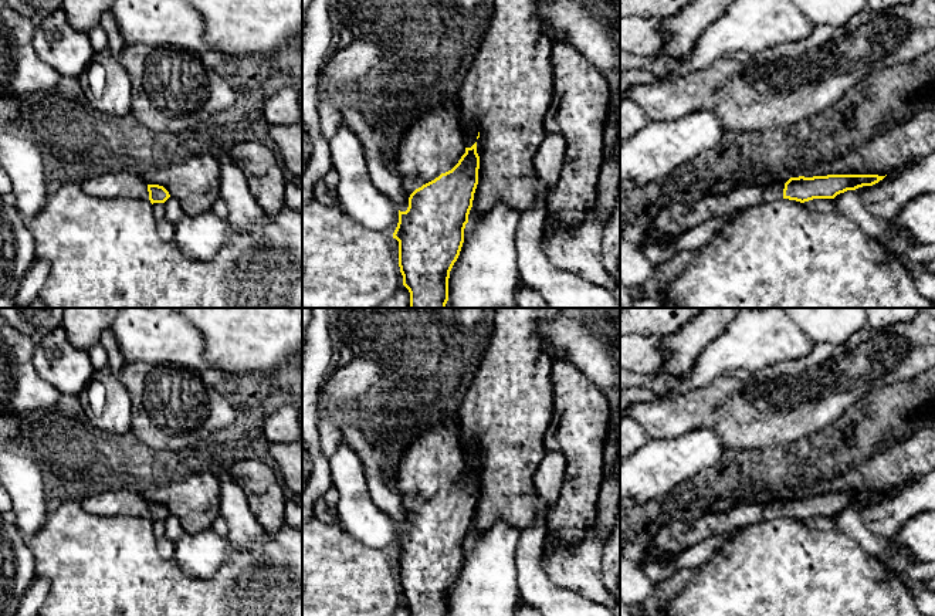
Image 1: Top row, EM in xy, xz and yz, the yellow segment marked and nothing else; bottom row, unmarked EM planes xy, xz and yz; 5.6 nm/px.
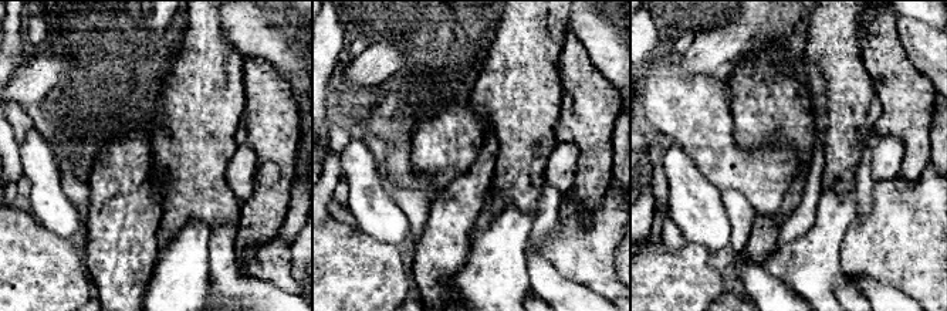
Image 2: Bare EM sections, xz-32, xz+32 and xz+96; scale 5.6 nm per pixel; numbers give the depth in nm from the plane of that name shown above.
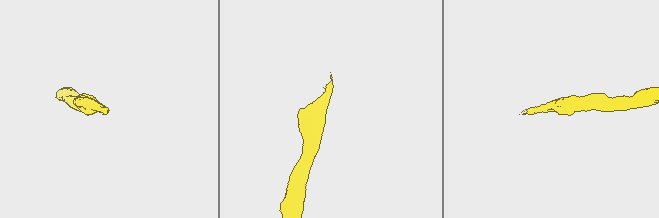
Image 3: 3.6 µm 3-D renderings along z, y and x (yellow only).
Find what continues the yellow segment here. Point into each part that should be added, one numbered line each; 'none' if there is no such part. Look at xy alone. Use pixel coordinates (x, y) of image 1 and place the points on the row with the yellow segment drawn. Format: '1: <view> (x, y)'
1: xy (112, 185)

